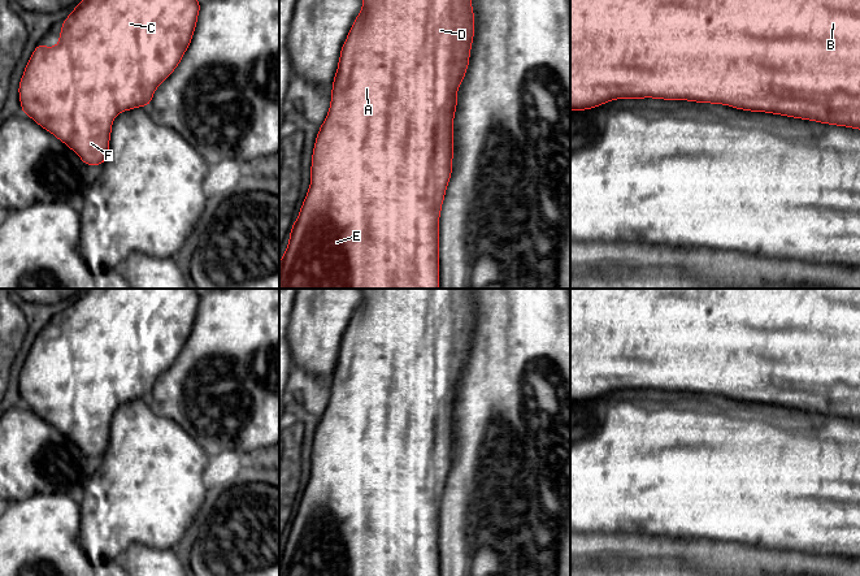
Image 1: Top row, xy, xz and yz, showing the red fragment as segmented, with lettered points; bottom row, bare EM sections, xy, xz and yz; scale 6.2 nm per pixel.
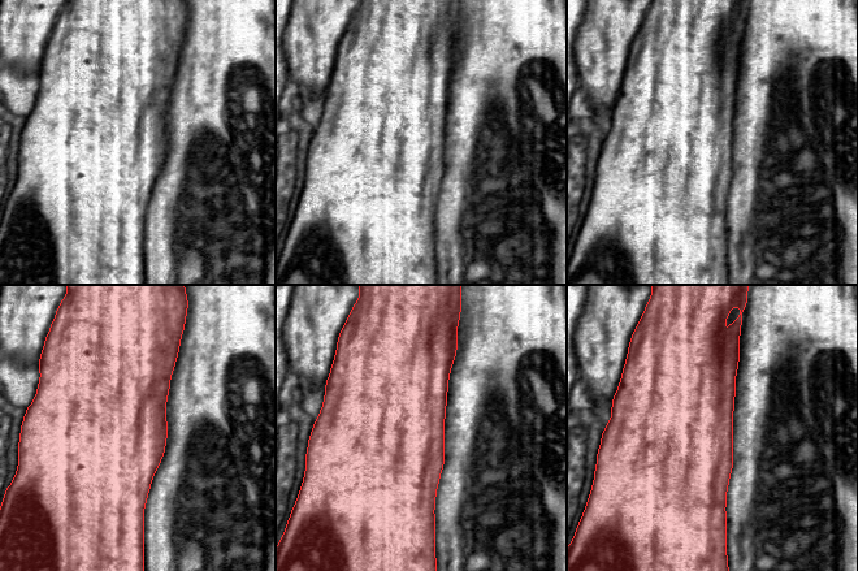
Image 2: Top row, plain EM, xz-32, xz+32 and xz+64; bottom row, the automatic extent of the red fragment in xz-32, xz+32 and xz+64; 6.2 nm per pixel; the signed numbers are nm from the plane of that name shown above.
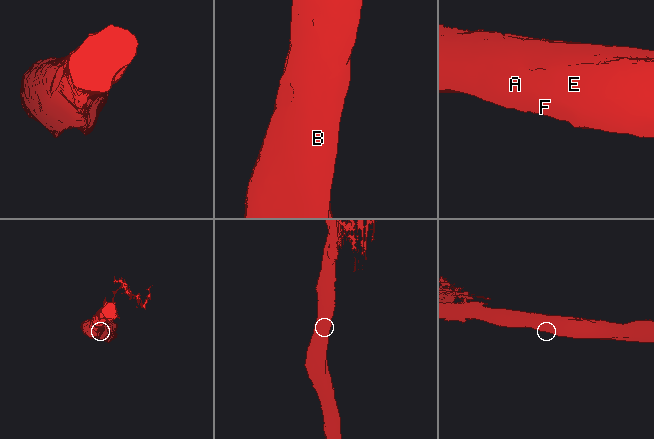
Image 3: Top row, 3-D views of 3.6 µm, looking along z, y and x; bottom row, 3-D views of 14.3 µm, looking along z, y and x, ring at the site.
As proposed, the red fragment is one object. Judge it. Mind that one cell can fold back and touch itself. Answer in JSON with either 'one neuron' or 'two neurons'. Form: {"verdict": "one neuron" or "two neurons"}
{"verdict": "one neuron"}

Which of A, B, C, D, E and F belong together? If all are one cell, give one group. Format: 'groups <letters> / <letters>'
groups A B C D E F

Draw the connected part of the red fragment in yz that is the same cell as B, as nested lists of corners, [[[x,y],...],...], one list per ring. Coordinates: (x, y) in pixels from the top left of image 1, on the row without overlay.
[[[570,289],[570,402],[586,402],[616,390],[687,391],[730,397],[860,421],[860,289]]]

